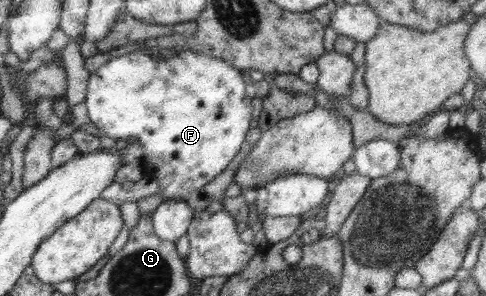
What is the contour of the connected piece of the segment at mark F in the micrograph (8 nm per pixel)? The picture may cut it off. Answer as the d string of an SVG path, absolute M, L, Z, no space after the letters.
M182 48L177 55L156 61L135 50L106 61L89 75L85 103L91 123L102 135L140 142L144 148L145 178L156 180L156 194L162 196L163 202L186 202L190 192L210 184L240 152L253 118L252 98L246 96L245 85L241 70L222 58Z

